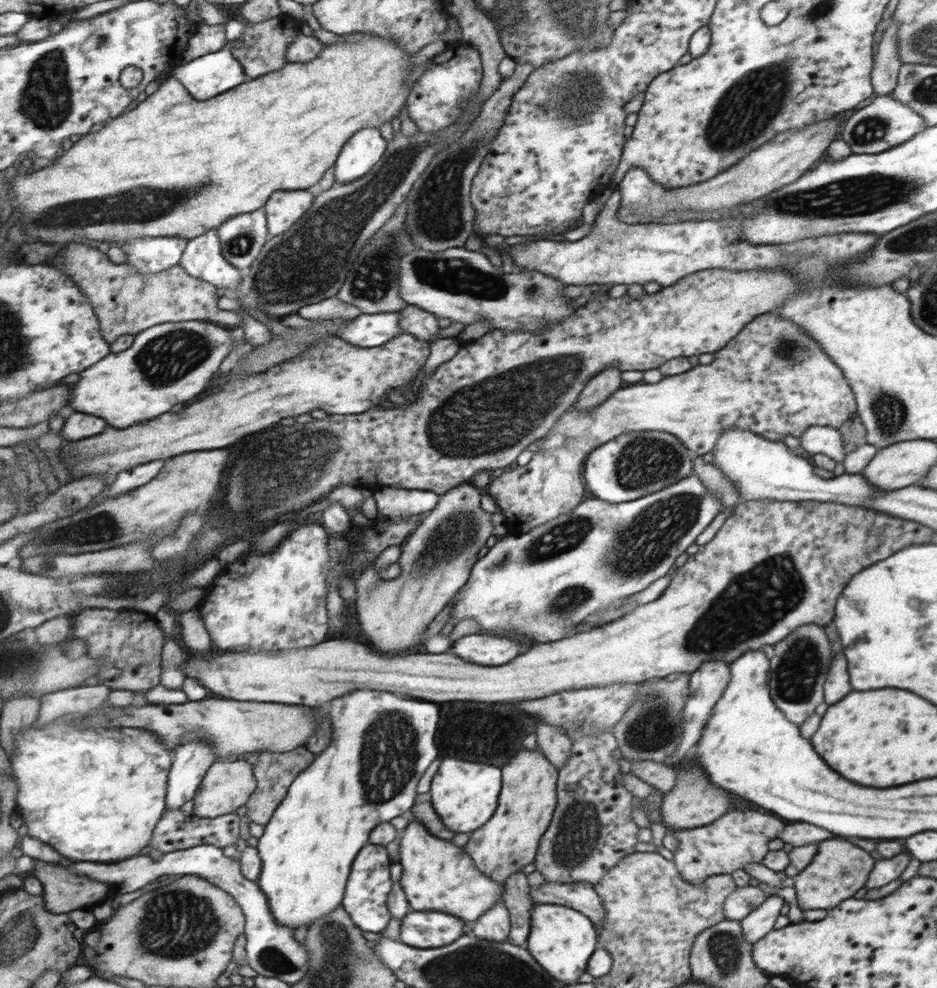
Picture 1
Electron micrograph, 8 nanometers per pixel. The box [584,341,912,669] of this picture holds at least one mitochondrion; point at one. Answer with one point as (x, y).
(773, 588)

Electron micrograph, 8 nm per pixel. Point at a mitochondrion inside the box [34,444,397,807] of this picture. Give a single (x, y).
(101, 528)

